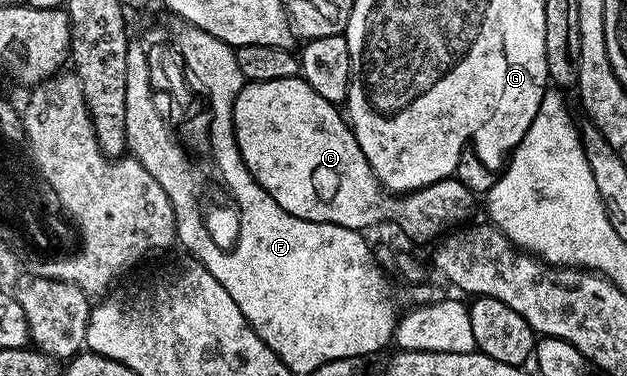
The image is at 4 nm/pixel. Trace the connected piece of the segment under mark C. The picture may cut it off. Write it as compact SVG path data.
M300 75L279 78L275 82L246 83L239 98L235 98L233 129L241 160L255 182L267 190L267 194L271 194L271 198L275 198L275 202L287 210L287 214L295 214L295 218L358 230L366 230L372 224L381 224L384 220L394 220L407 239L412 242L430 242L464 225L473 212L475 194L456 178L440 180L418 192L398 196L386 192L375 178L363 150L359 150L359 142L342 109L327 102L327 98L315 94L315 90L311 90L311 86L307 86Z

